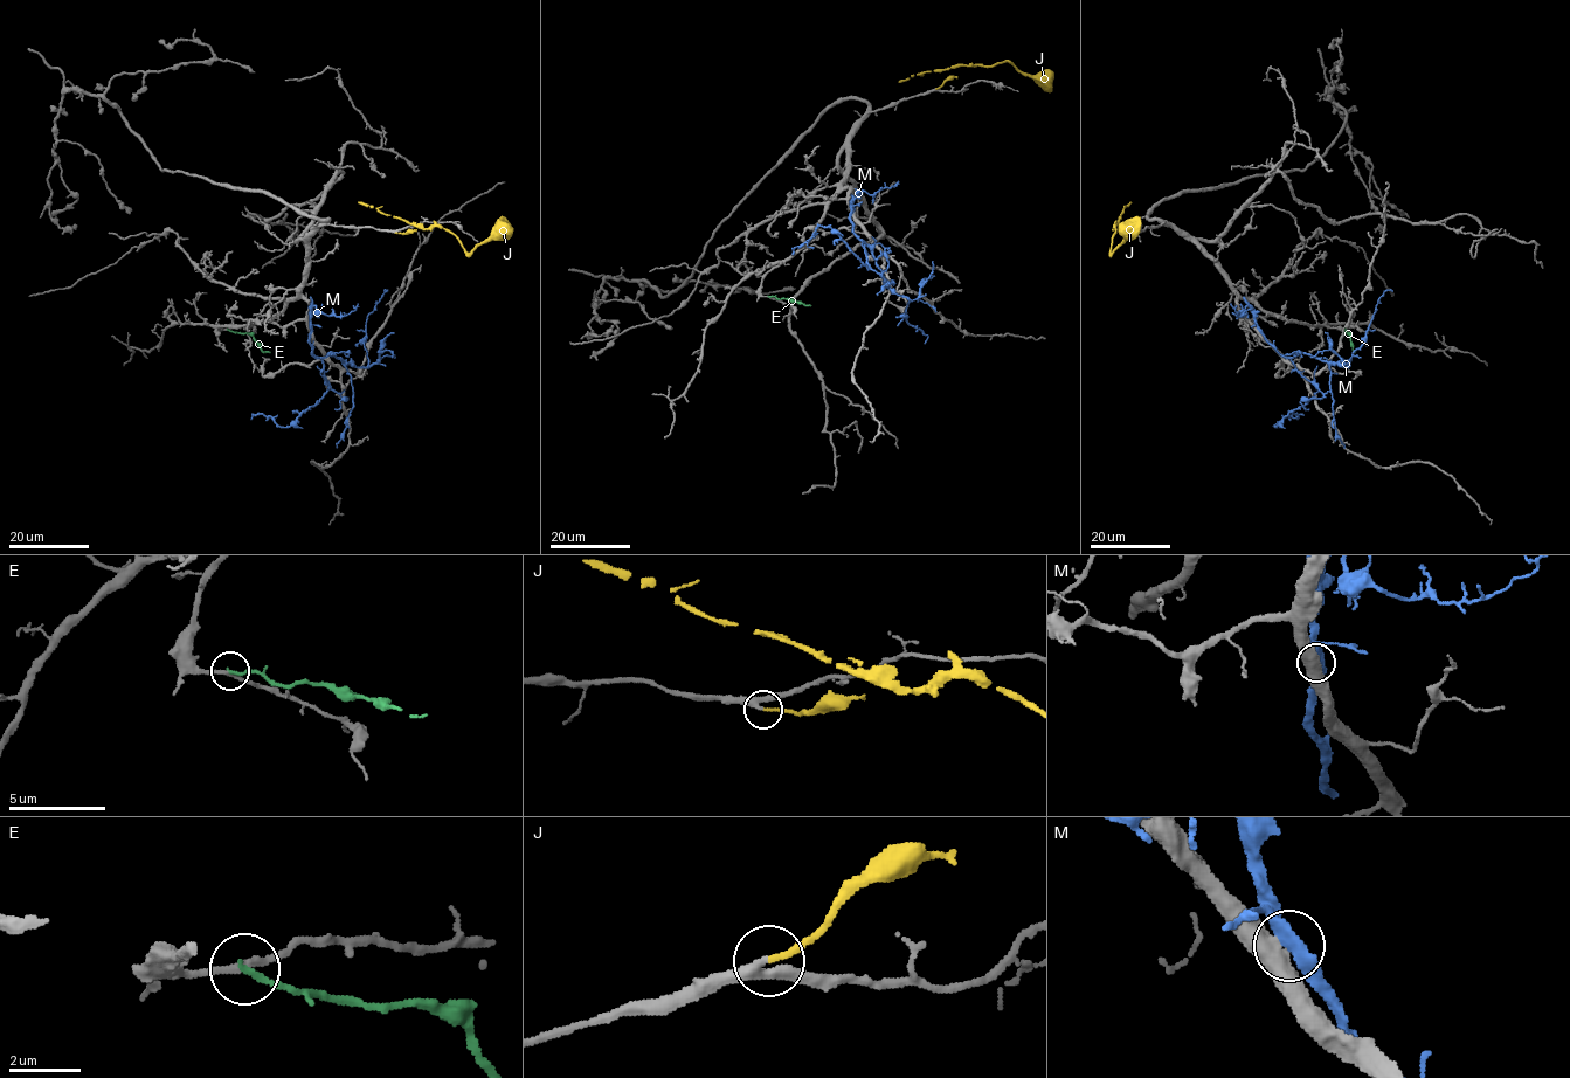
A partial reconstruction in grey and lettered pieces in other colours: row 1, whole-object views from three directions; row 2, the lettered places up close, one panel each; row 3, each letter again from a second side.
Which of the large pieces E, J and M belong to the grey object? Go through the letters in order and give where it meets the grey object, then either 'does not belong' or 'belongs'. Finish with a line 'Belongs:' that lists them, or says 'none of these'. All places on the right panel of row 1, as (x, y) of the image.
E: meets grey at (1346, 329); does not belong
J: meets grey at (1138, 233); belongs
M: meets grey at (1258, 329); does not belong
Belongs: J

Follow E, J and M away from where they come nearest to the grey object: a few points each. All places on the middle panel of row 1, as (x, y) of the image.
E: (768, 296), (810, 305)
J: (935, 88), (953, 75), (955, 67), (993, 67), (1010, 61), (1051, 91)
M: (851, 209), (855, 233), (871, 251), (884, 281), (908, 299), (905, 313), (907, 323), (927, 337), (925, 344)

